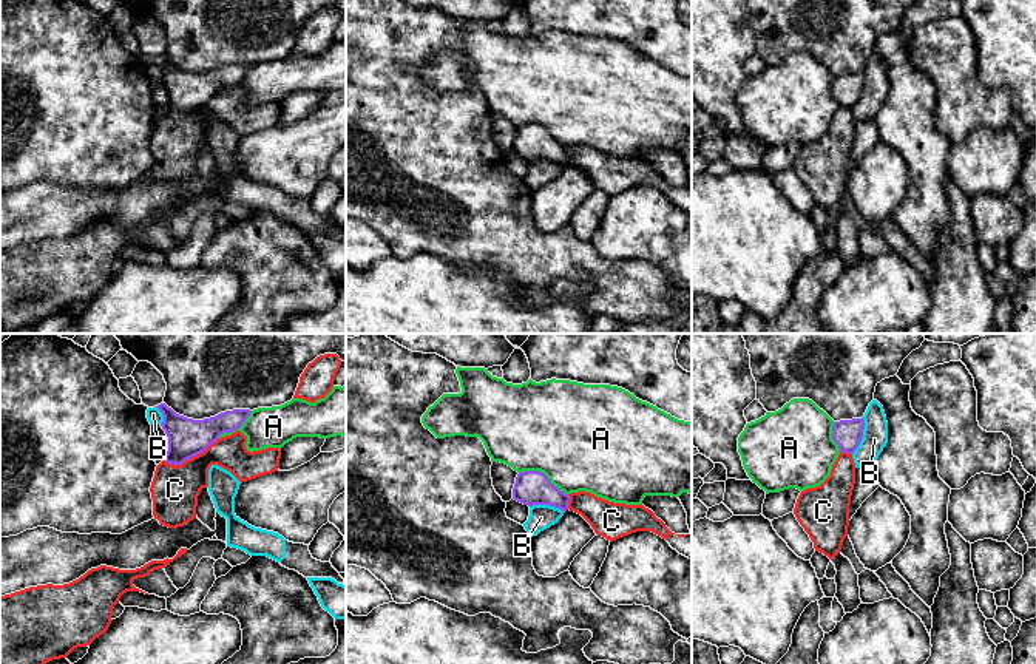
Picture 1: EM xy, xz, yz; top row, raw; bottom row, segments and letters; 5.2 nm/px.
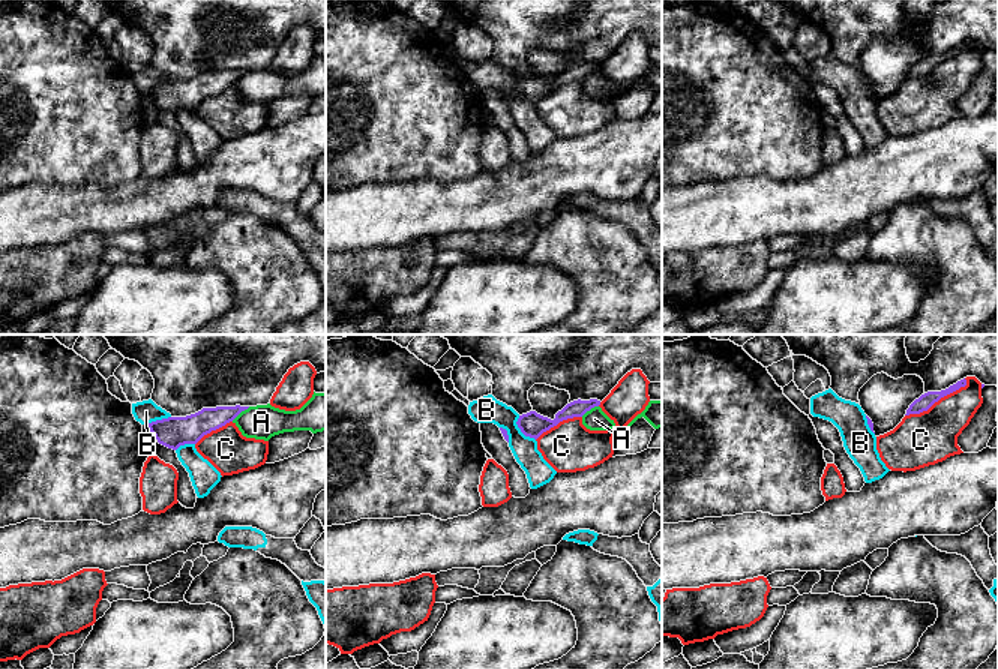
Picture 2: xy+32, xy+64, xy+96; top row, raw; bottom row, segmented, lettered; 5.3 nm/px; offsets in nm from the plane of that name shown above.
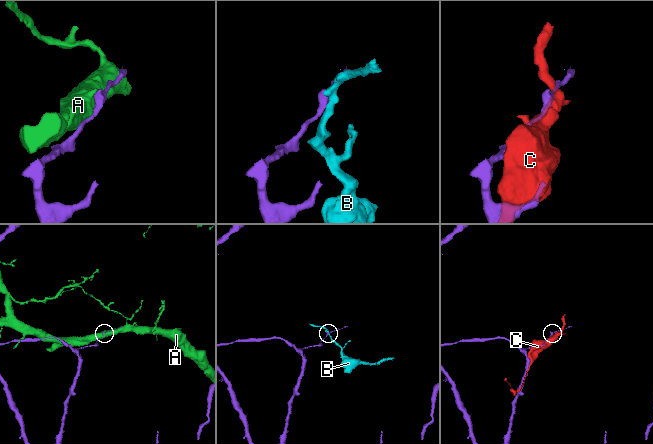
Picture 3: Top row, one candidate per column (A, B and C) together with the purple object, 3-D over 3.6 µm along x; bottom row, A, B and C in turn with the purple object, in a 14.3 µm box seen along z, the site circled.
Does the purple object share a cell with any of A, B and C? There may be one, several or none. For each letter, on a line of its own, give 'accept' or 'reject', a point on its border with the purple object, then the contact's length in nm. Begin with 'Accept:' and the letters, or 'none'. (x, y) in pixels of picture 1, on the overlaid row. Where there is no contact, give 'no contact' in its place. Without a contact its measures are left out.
Accept: none
A: reject | xz (544, 474) | 280 nm
B: reject | yz (862, 436) | 200 nm
C: reject | xy (190, 457) | 320 nm

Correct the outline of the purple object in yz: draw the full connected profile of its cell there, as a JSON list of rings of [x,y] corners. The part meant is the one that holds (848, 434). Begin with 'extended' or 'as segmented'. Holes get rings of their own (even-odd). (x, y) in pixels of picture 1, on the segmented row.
as segmented; [[[840,420],[834,423],[832,440],[838,445],[840,452],[854,454],[863,439],[865,420]]]

